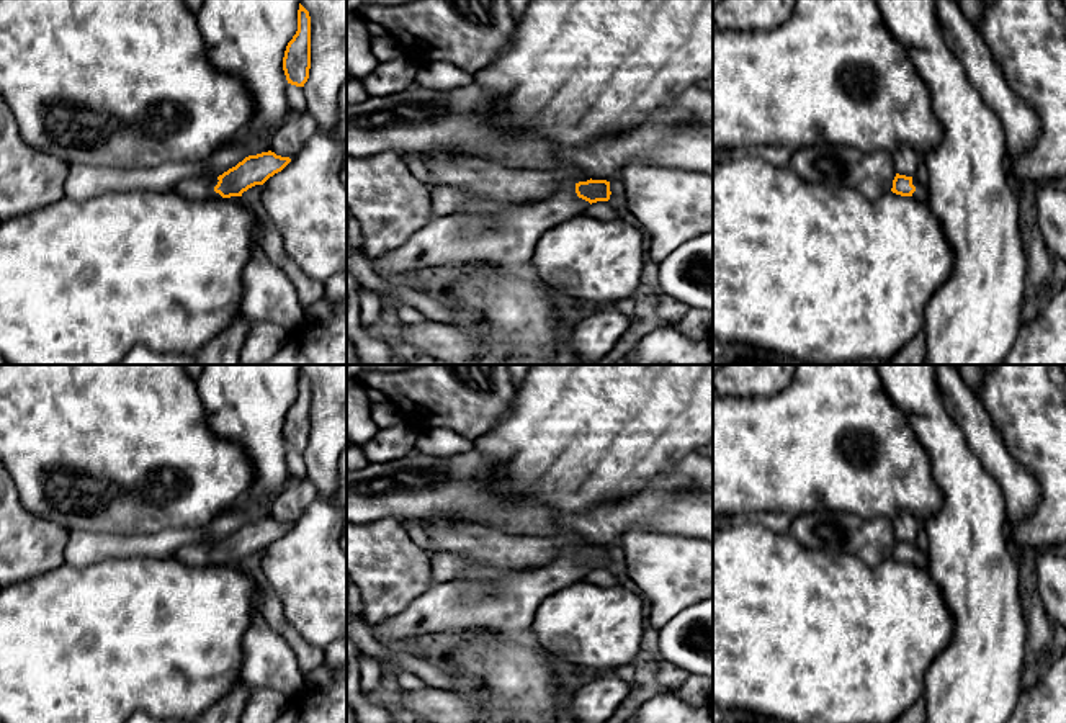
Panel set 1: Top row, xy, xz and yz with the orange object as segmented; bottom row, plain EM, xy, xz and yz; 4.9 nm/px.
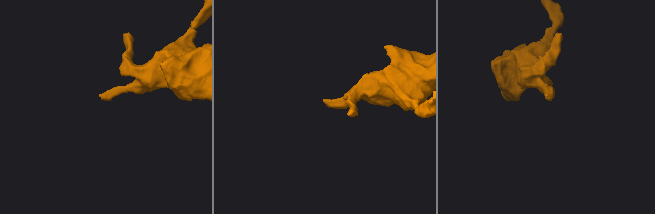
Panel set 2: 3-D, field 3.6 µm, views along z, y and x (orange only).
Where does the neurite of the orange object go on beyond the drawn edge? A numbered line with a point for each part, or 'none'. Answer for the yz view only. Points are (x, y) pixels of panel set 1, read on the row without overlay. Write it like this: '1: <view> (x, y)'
1: yz (921, 560)

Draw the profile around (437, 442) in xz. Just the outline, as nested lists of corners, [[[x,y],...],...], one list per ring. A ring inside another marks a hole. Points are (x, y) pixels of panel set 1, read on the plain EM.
[[[430,429],[419,435],[415,451],[427,456],[456,456],[471,451],[473,447],[474,442],[451,429]]]

